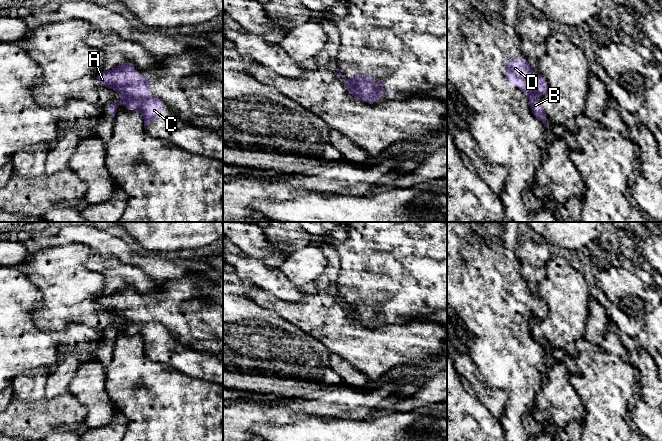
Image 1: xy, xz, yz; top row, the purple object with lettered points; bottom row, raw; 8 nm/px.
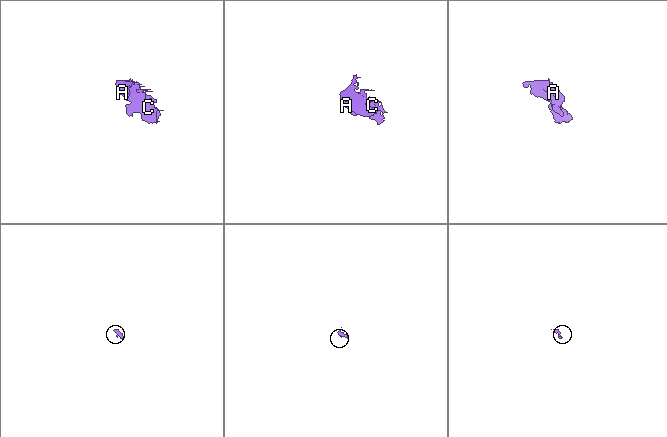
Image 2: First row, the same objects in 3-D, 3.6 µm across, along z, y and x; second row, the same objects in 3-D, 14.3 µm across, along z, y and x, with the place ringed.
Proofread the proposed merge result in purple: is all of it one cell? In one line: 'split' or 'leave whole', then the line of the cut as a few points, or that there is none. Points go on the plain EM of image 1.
split | xy (121, 318), (135, 323), (149, 322)

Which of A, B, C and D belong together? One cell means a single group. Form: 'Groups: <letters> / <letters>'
Groups: A D / B C

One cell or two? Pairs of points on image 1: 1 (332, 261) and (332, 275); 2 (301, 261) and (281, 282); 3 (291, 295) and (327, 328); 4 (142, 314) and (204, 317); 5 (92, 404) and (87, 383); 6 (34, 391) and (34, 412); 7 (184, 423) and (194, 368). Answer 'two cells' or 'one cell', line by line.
1: one cell
2: two cells
3: two cells
4: one cell
5: one cell
6: two cells
7: two cells

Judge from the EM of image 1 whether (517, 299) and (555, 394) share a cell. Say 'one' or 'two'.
two

